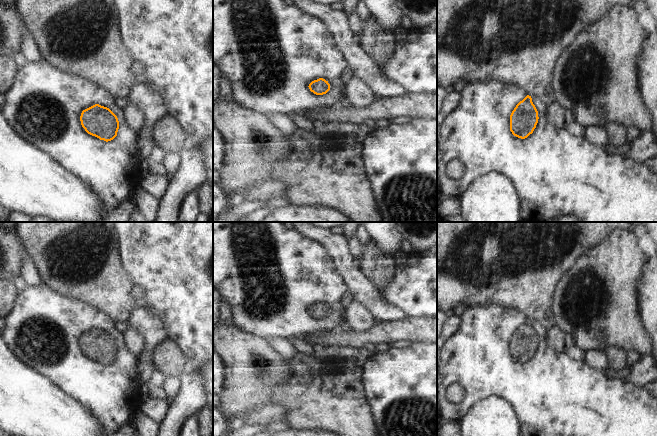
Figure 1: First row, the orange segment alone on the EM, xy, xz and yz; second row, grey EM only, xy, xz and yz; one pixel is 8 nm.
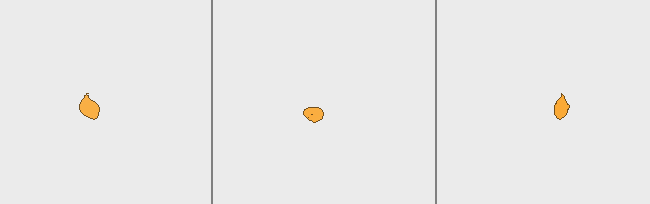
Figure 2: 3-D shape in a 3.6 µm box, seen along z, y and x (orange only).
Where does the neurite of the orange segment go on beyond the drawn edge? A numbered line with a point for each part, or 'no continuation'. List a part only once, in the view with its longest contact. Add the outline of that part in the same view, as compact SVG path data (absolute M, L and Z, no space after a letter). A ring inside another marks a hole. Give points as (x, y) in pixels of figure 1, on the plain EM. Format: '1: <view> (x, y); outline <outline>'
1: xy (44, 330); outline M42 284L40 286L26 286L20 292L13 312L5 319L6 326L2 333L15 354L23 362L52 379L68 394L83 402L101 419L108 432L115 435L134 421L135 417L142 412L142 404L144 403L138 367L139 356L129 348L127 337L117 329L116 322L109 314L90 304L66 297ZM95 328L109 332L118 342L117 360L111 365L106 366L88 358L81 349L82 335Z

